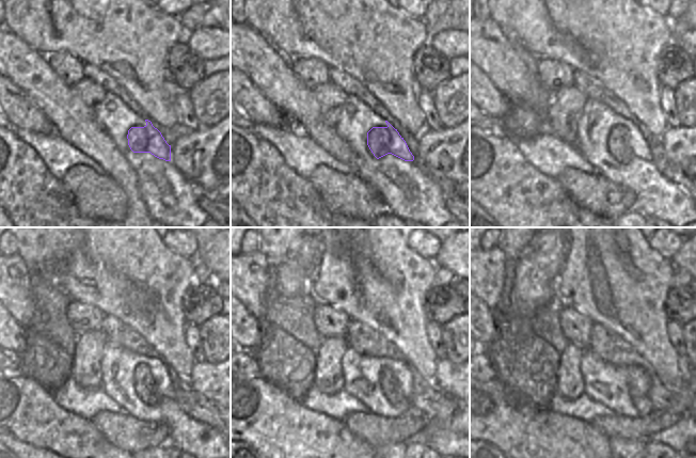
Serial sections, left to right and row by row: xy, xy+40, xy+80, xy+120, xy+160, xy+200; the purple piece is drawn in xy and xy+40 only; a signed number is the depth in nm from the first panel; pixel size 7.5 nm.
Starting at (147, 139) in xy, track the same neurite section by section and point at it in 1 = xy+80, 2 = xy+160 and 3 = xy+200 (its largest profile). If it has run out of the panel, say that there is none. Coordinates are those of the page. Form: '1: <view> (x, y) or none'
1: xy+80 (625, 142)
2: xy+160 (399, 370)
3: xy+200 (637, 377)

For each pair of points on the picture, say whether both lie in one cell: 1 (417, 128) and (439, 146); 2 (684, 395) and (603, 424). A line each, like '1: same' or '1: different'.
1: different
2: same

